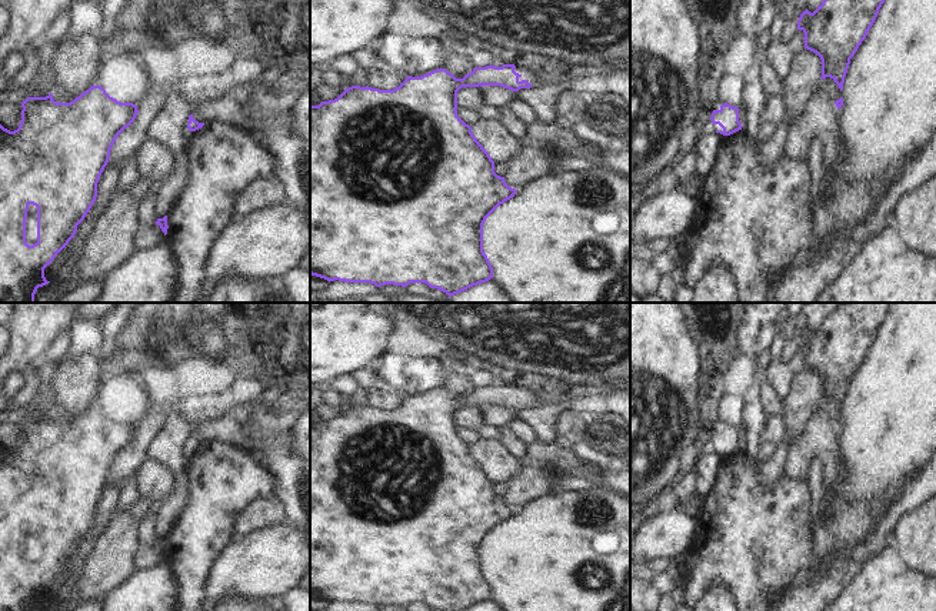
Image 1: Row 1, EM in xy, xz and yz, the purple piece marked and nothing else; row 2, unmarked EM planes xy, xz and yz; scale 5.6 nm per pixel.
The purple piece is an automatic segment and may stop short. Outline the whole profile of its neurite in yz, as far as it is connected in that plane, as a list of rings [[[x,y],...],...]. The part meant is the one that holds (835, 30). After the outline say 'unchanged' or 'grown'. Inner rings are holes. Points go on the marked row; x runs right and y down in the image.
[[[823,0],[810,13],[807,9],[797,20],[797,30],[805,33],[805,49],[816,53],[822,60],[822,79],[830,77],[843,90],[850,59],[857,51],[867,31],[873,26],[885,0]]]; unchanged

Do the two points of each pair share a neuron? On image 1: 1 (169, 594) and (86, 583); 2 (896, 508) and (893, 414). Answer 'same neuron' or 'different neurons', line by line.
1: different neurons
2: different neurons

